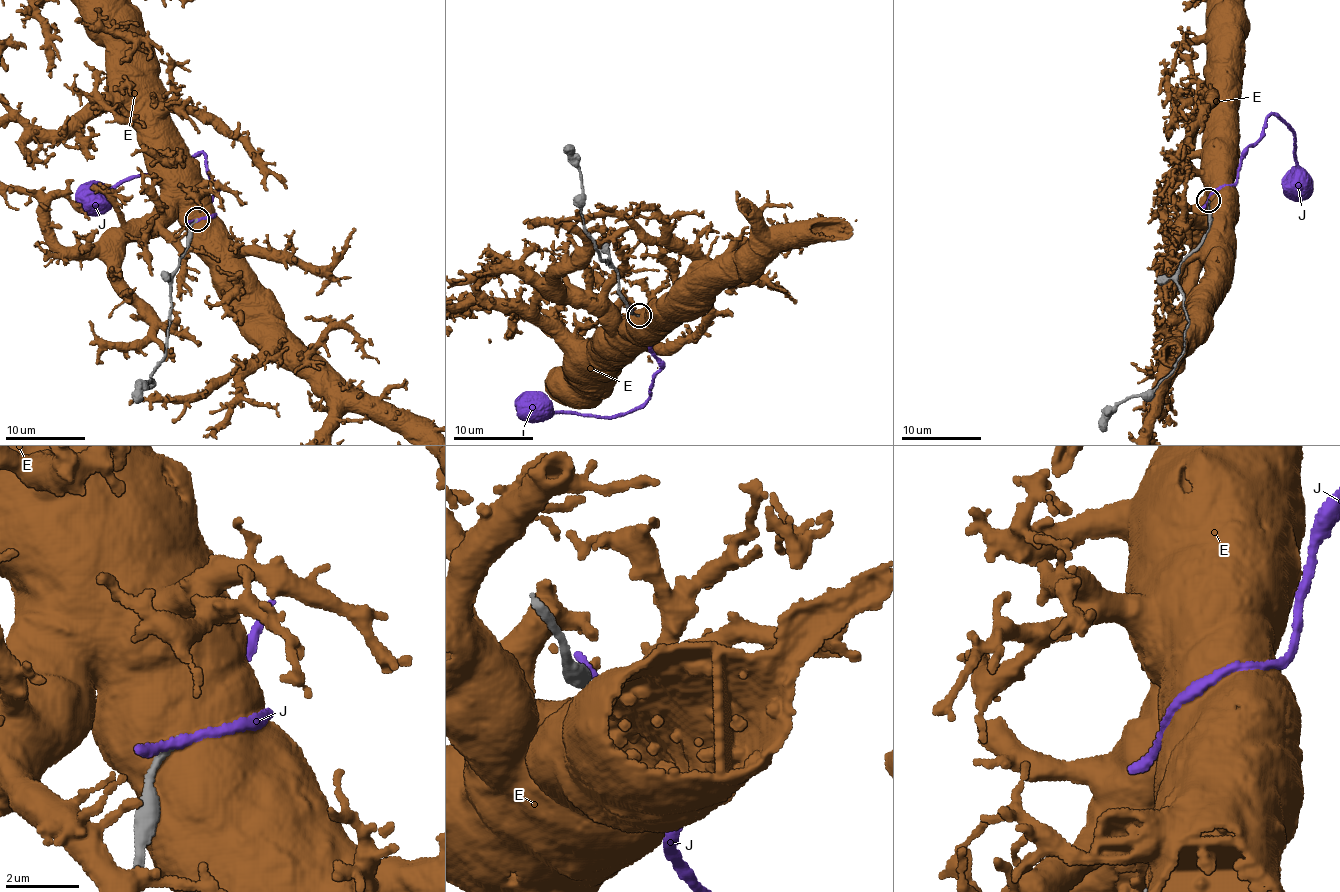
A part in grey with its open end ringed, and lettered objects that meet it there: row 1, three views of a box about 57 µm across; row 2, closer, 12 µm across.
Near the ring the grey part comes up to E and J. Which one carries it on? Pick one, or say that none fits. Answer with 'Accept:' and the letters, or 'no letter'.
Accept: no letter

